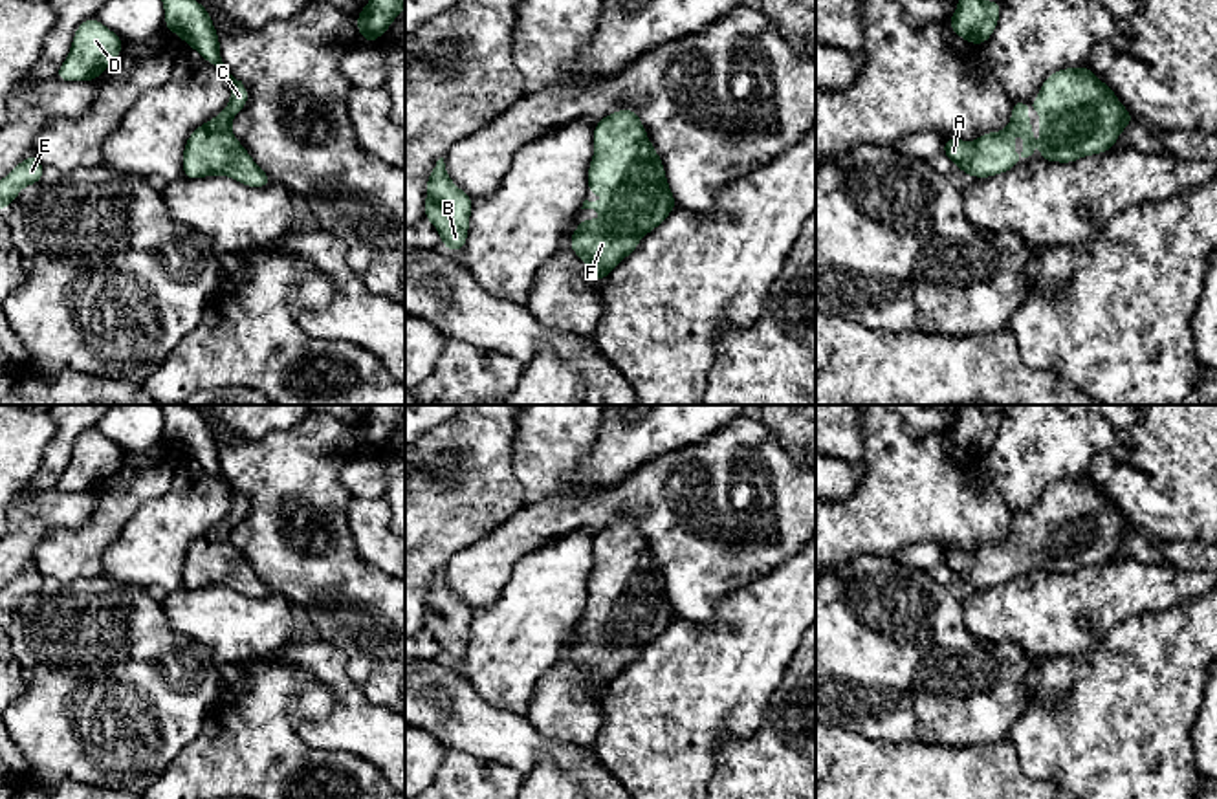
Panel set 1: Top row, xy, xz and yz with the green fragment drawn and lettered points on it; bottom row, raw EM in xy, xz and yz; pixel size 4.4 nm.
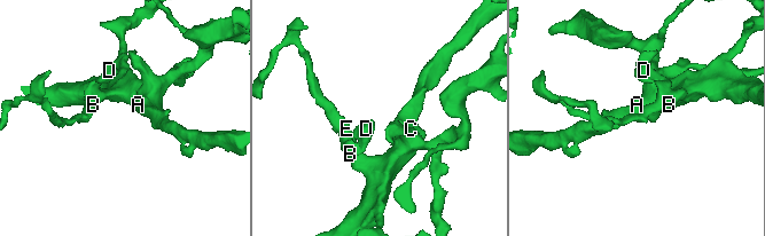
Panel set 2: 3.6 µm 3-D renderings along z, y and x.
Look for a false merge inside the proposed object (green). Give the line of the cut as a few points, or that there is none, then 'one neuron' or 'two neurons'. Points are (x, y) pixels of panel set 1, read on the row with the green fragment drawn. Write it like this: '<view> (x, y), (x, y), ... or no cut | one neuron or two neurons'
no cut | one neuron

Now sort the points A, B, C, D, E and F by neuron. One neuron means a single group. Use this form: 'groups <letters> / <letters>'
groups A B C D E F

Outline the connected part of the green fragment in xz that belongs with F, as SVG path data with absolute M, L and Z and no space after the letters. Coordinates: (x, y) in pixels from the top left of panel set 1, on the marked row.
M621 108L599 119L594 126L594 158L588 167L587 194L594 192L608 194L610 200L607 203L585 200L581 209L605 213L608 218L579 220L576 233L570 236L570 247L587 262L588 277L603 280L638 247L641 236L658 227L676 207L663 163L634 110Z

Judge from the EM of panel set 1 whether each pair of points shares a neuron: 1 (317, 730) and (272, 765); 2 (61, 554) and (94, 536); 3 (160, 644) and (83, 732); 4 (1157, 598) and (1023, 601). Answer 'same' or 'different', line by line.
1: different
2: same
3: same
4: same

